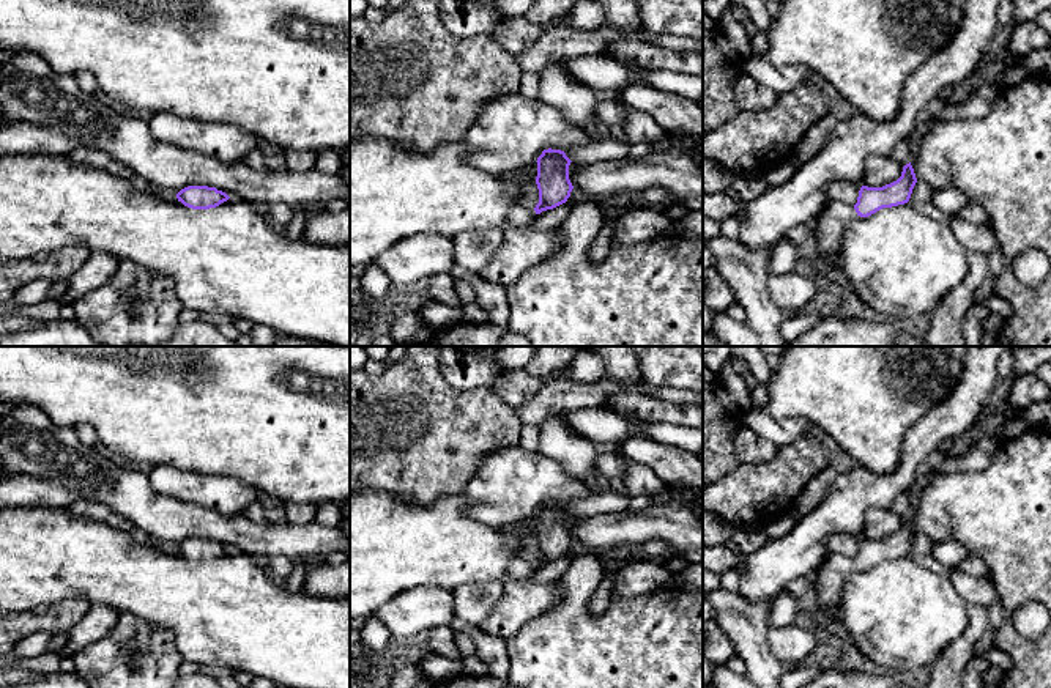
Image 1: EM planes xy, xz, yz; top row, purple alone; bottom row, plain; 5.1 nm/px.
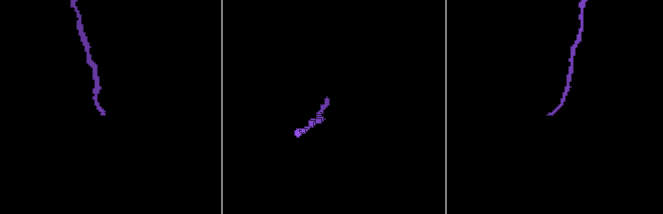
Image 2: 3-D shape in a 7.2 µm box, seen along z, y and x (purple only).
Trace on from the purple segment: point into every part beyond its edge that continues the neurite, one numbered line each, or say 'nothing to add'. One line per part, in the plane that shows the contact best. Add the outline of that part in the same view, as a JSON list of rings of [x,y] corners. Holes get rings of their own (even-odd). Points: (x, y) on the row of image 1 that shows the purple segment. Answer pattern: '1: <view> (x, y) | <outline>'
1: yz (829, 227) | [[[826,202],[821,214],[816,217],[815,238],[819,263],[834,258],[837,261],[841,252],[841,238],[845,224],[856,217],[854,206],[840,202]]]

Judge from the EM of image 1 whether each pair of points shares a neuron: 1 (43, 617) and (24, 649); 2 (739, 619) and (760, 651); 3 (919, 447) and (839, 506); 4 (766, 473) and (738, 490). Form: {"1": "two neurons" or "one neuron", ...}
{"1": "two neurons", "2": "one neuron", "3": "one neuron", "4": "one neuron"}

